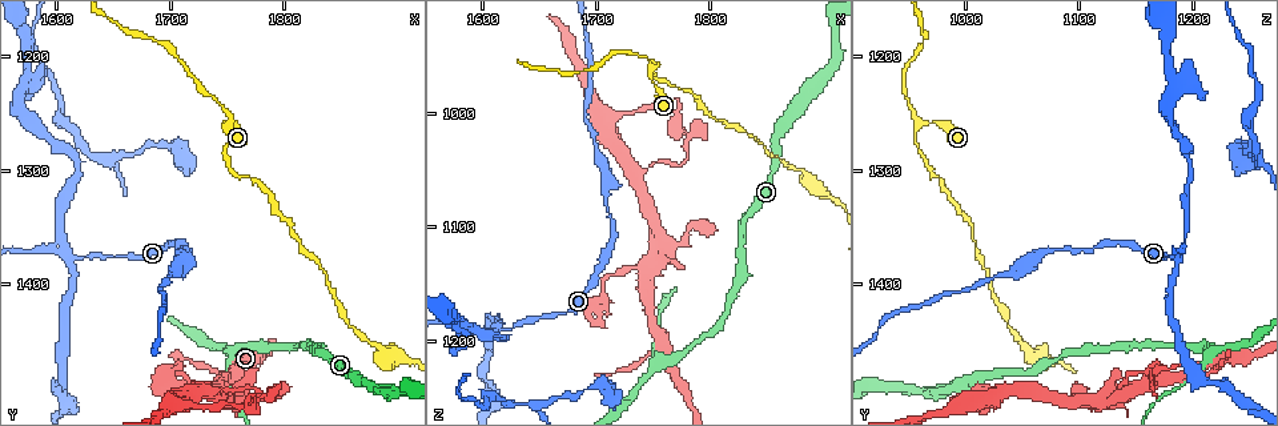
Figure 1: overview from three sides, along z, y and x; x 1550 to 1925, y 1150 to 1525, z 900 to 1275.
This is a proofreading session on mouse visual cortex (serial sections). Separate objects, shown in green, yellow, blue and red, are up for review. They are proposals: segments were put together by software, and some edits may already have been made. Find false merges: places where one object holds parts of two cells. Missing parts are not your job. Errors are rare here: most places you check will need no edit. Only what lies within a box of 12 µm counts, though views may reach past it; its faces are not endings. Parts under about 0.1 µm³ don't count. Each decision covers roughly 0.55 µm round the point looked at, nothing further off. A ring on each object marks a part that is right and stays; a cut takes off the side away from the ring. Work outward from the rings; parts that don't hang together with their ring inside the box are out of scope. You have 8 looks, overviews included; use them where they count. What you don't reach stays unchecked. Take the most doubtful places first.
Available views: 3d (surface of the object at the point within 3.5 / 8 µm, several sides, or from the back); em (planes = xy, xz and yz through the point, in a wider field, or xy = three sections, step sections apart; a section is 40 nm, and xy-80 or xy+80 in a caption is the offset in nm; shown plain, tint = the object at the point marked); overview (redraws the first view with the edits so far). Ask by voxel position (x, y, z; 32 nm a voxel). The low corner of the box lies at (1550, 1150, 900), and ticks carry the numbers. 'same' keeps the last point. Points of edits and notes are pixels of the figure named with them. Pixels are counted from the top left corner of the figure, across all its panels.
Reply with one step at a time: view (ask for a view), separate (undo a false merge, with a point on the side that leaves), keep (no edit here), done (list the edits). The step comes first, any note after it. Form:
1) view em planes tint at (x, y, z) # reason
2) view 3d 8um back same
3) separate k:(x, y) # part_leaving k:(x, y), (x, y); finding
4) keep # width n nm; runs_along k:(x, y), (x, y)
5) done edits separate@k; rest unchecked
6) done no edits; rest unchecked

view em xy step 5 tint at (1618, 1376, 1190) # four-way junction

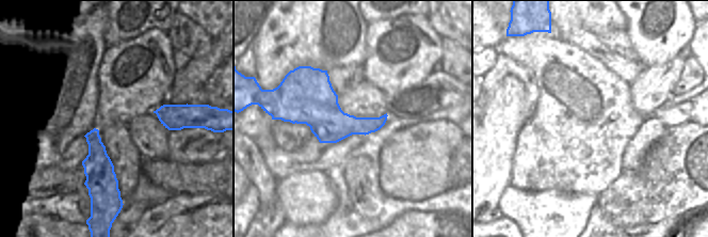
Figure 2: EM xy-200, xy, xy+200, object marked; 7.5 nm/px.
view 3d 3.5um same # wider look

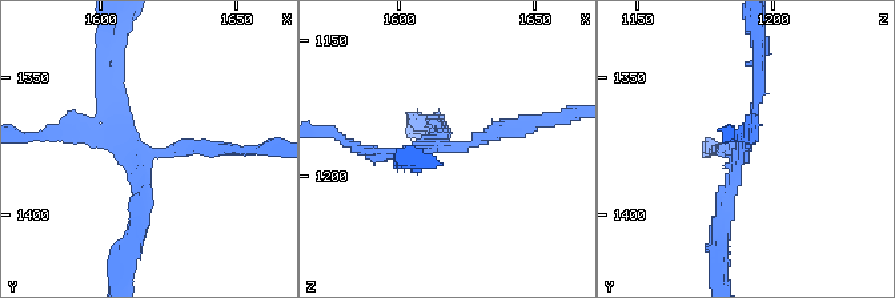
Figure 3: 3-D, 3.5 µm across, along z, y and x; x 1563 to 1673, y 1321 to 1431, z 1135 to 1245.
separate 3:(429, 123) # width 300 nm; part_leaving 3:(141, 148), (121, 128), (116, 37); two cells meet here

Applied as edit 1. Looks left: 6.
view 3d 3.5um at (1748, 1260, 960)

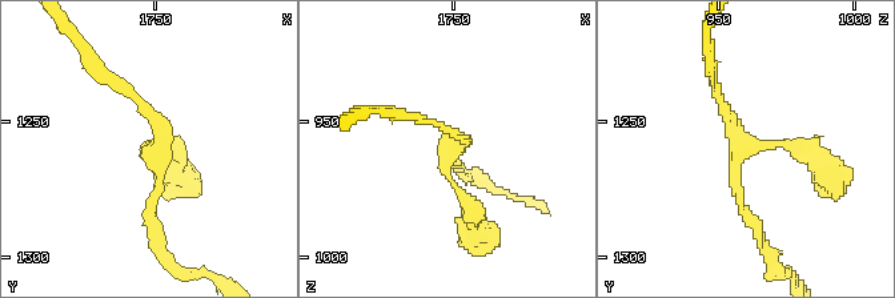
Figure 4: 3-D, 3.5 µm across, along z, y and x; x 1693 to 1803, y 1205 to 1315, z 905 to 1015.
view em xy step 2 tint at (1749, 1259, 963)

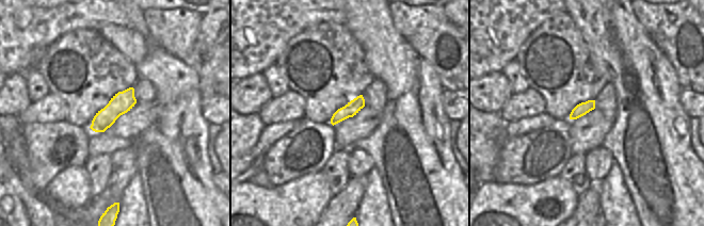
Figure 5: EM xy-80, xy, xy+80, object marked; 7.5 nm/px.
keep # runs_along 4:(473, 222), (449, 157); all the same cell

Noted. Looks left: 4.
view 3d 8um back at (1760, 1504, 1120) # a fork

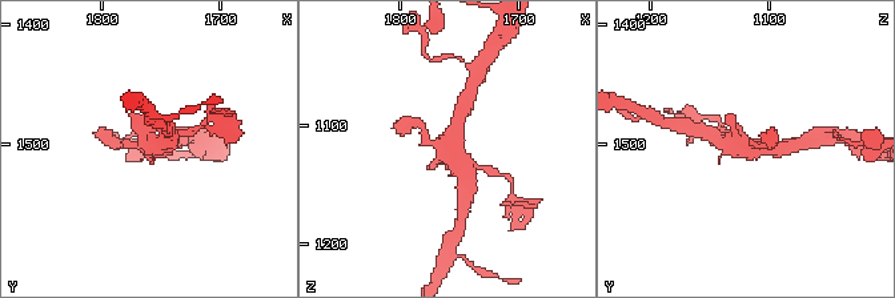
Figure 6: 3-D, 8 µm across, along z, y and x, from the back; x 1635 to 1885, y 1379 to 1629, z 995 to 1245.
view em xy step 1 tint at (1762, 1502, 1116) # now the EM

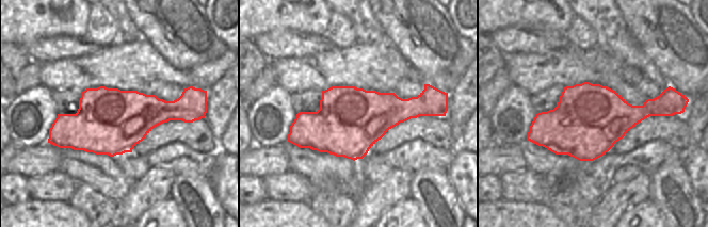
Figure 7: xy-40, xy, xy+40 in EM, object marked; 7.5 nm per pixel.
keep # width 500 nm; runs_along 6:(718, 139), (747, 148), (785, 145); continuous, no second cell

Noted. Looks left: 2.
done edits separate@3; rest unchecked

